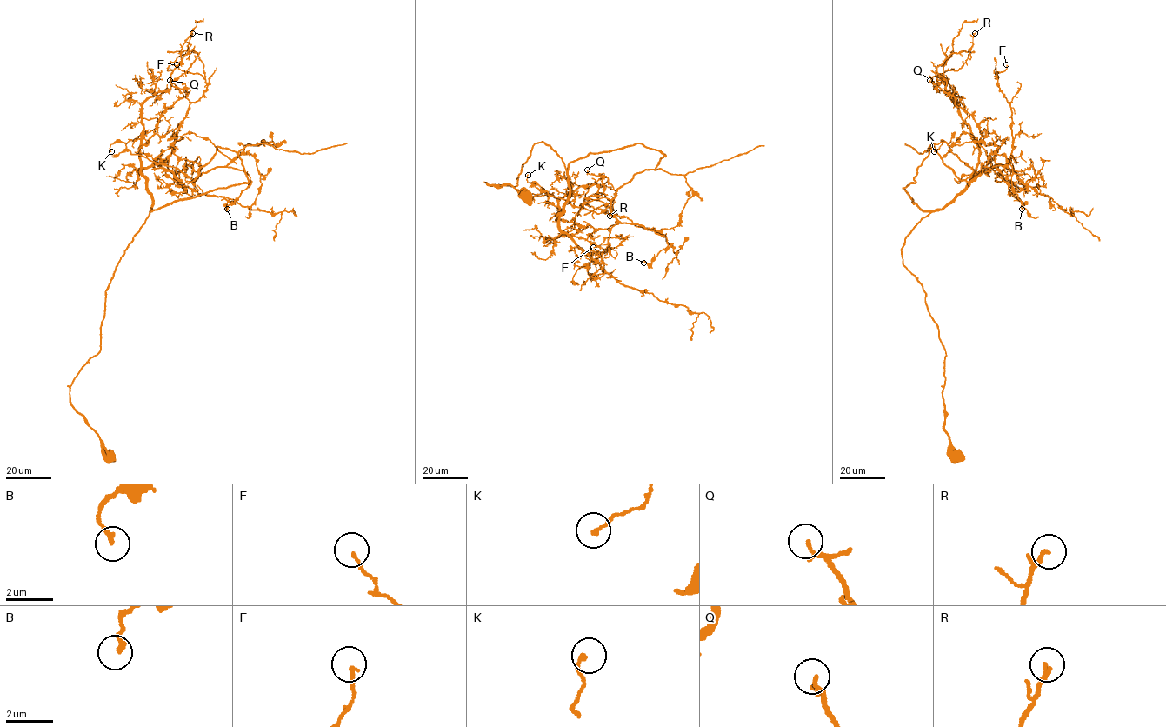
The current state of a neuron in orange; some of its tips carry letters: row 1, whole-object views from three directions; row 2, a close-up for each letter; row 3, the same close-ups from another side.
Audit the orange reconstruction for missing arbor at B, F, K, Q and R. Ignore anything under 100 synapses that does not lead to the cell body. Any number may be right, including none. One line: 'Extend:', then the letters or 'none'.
Extend: none

